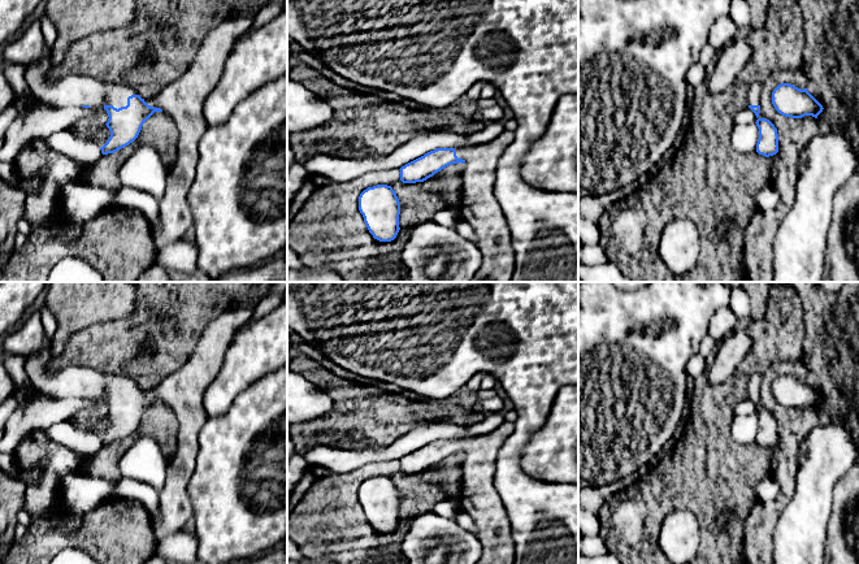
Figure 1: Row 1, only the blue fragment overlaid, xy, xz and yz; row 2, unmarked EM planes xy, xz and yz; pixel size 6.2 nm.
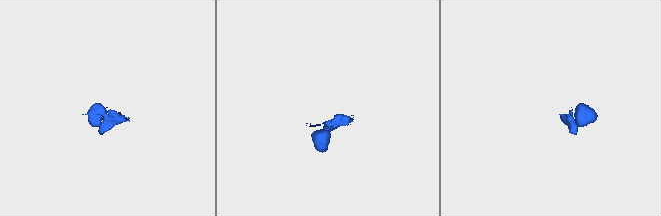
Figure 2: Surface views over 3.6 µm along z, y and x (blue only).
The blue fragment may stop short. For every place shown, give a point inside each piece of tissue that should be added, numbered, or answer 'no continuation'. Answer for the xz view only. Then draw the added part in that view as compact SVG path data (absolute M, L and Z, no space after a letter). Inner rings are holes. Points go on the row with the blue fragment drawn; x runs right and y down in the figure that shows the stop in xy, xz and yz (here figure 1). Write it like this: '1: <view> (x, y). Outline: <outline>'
1: xz (478, 207). Outline: M504 130L491 142L455 148L457 159L465 161L461 173L461 199L456 208L460 218L474 231L476 246L483 256L480 269L469 282L512 282L512 235L495 199L494 185L499 157L513 138L513 131Z

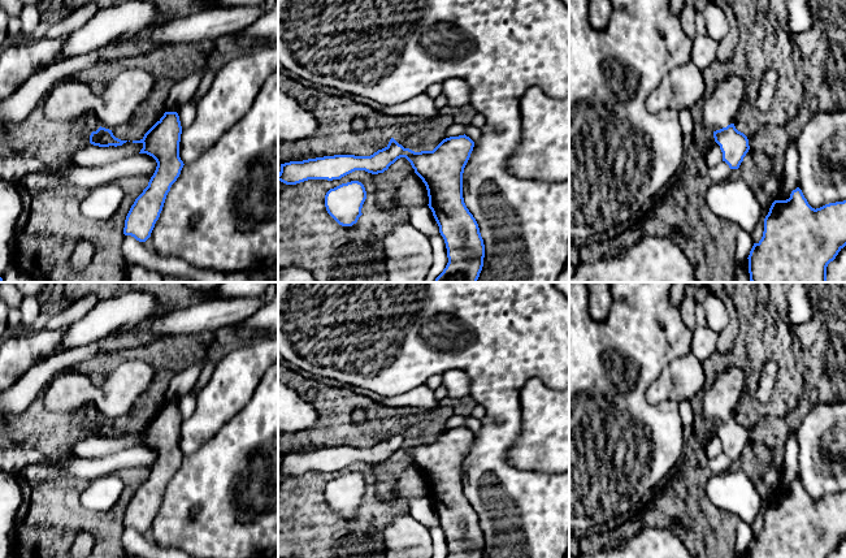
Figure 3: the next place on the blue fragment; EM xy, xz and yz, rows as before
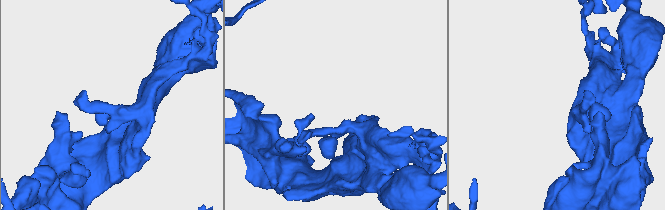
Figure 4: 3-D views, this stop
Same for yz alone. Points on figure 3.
1: yz (720, 109). Outline: M729 69L703 107L704 125L716 131L733 124L745 103L745 82Z

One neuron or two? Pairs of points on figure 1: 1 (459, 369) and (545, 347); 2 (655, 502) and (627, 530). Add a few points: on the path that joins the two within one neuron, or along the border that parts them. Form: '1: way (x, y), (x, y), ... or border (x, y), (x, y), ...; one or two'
1: way (480, 364), (506, 364), (524, 348); one
2: way (649, 508), (633, 524); one

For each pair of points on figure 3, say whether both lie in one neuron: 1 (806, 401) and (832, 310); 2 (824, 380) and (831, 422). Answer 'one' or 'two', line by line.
1: one
2: two

